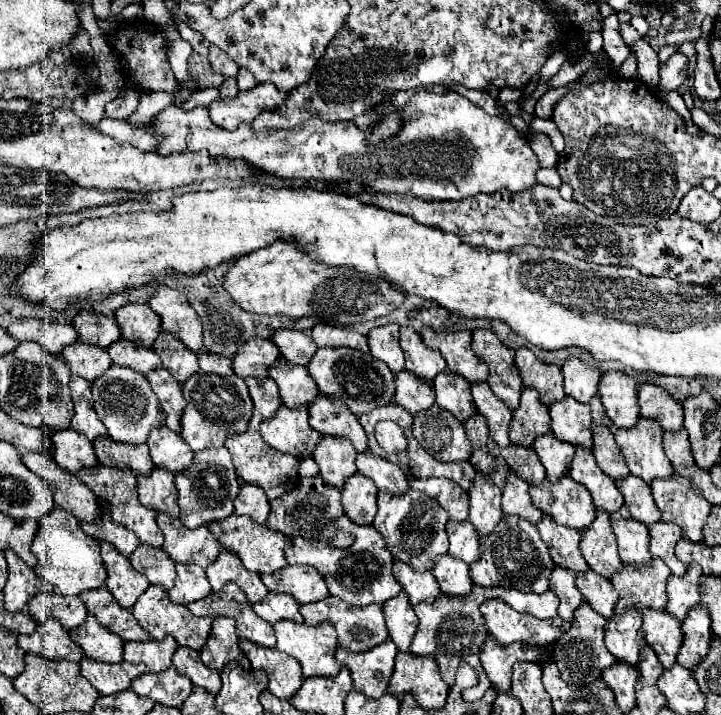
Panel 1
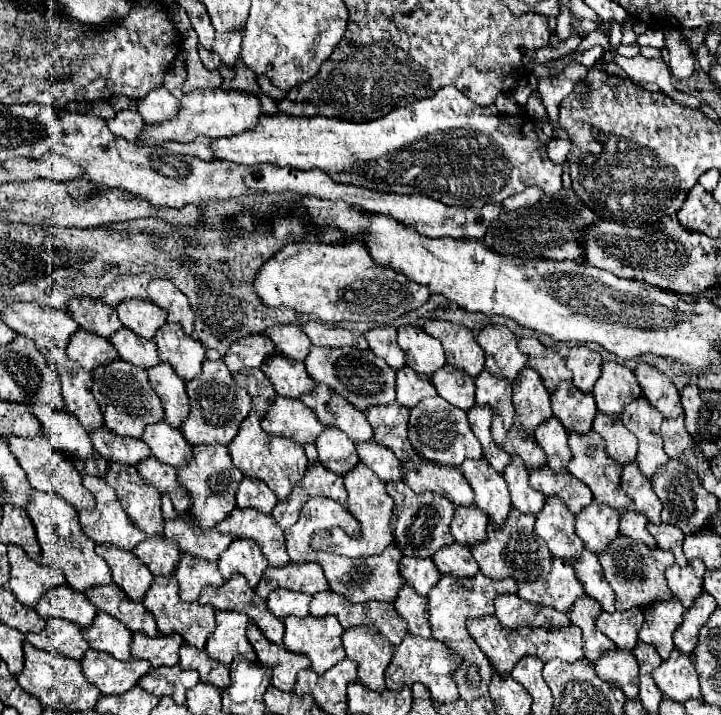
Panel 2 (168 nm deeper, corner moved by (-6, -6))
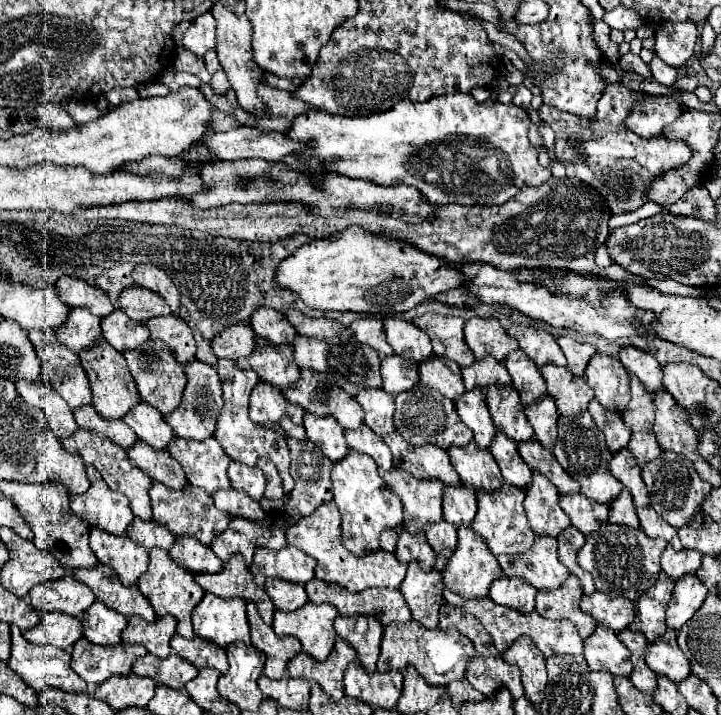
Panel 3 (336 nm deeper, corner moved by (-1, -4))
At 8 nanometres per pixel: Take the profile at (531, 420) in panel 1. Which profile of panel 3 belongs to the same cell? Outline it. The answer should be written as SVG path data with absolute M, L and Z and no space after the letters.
M513 350L505 358L505 366L513 378L513 386L519 390L523 404L531 404L547 394L545 380L537 368L537 364L523 352Z

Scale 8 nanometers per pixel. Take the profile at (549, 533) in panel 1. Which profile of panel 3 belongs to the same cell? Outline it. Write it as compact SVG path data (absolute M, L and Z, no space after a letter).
M533 470L531 482L525 488L523 504L535 534L559 536L569 526L569 518L559 506L557 488L553 488L553 484L537 470Z

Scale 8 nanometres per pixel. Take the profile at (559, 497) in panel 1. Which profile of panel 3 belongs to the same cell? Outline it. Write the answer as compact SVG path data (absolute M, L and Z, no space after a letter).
M525 440L517 444L521 458L525 460L525 464L537 472L541 472L543 476L547 476L559 490L559 494L575 494L579 492L577 482L557 464L553 452L545 450L537 440Z

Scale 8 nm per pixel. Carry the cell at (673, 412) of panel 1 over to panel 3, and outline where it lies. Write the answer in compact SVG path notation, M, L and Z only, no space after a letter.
M623 346L619 352L619 362L633 372L649 392L659 392L661 388L661 366L659 362L645 350L635 346Z

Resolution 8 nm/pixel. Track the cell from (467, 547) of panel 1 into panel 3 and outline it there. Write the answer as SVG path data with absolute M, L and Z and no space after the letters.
M443 486L443 518L451 524L471 524L477 512L475 490L461 486Z

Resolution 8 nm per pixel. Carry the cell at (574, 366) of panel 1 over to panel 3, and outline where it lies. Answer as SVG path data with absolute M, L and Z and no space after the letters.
M559 336L557 344L561 346L565 358L567 358L567 368L575 374L575 376L583 376L585 372L585 364L589 362L589 358L597 352L595 346L591 344L581 344L569 336Z

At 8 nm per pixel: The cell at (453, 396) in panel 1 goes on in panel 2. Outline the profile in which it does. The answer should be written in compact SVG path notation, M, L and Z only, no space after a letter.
M446 366L438 372L434 372L432 384L434 384L436 392L444 400L448 400L452 406L456 406L464 412L474 408L474 404L476 404L476 400L474 400L476 386L474 386L474 380L464 370Z

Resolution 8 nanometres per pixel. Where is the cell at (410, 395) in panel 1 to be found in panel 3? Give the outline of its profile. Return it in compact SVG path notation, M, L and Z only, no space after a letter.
M397 354L387 356L381 360L381 378L383 390L389 394L399 394L409 390L413 384L419 382L417 364L413 360L405 360Z

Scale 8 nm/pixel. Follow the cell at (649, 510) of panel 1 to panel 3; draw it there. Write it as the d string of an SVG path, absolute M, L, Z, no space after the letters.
M623 448L621 452L617 452L613 456L613 460L609 462L609 468L611 468L611 474L619 482L623 482L625 488L629 488L635 506L647 506L649 504L647 488L645 488L645 482L641 480L641 468L627 448Z

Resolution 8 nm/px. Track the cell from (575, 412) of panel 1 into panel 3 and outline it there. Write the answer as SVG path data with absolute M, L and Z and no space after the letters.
M555 364L541 366L541 374L547 382L547 392L555 398L561 414L569 416L587 410L593 390L587 386L583 376L573 376L573 372Z

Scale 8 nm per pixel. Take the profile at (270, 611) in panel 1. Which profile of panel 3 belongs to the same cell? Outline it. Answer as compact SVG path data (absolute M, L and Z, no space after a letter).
M269 578L265 580L265 590L271 596L275 608L279 610L297 610L307 602L305 586L303 584L293 584L287 580L279 578Z

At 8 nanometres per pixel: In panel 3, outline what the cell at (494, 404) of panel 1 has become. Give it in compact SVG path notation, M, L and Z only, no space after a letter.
M485 356L483 360L475 360L471 366L463 368L463 382L467 390L473 390L475 386L489 386L489 384L497 384L497 386L505 386L511 384L511 376L505 368L503 362L495 360L493 356Z

